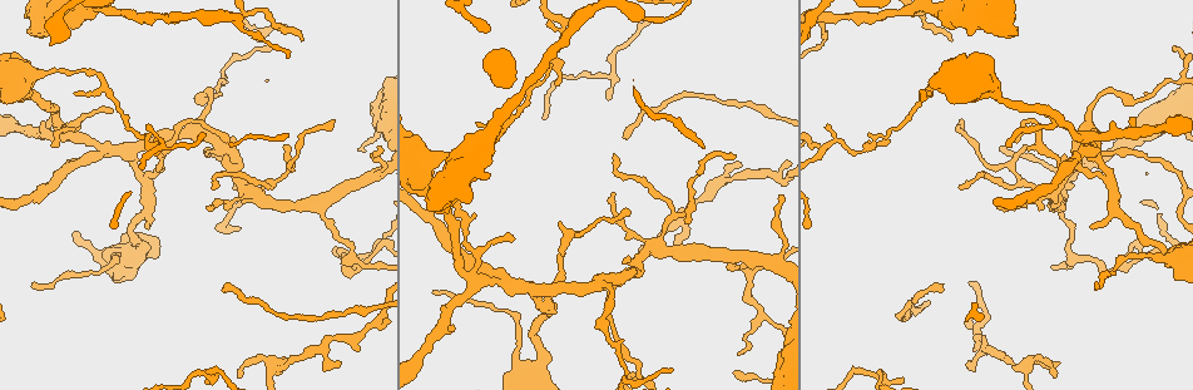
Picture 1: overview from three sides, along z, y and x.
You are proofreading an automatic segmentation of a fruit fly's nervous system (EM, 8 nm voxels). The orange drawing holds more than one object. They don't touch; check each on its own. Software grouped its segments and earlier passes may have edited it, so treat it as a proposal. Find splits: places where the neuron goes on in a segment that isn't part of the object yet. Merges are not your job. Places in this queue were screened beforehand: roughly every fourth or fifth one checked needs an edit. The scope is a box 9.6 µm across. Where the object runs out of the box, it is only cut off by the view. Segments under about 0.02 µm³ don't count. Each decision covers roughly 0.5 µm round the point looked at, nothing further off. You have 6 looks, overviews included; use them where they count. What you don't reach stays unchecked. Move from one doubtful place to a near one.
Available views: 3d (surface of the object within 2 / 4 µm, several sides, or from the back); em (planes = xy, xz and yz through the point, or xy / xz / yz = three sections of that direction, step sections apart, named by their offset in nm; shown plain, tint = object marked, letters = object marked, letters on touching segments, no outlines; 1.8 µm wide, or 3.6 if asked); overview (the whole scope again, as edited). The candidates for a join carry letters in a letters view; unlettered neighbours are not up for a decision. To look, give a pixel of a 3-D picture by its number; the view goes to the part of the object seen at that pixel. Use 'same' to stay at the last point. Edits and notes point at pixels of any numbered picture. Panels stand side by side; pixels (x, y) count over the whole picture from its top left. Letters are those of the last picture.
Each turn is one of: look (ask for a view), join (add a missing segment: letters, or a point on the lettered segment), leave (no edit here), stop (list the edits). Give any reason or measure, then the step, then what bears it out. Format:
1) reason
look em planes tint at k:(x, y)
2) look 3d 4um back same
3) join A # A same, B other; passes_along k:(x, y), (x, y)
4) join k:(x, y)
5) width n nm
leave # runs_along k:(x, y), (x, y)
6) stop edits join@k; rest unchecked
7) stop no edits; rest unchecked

four or more arms meet
look em yz step 8 tint at 1:(1085, 134)

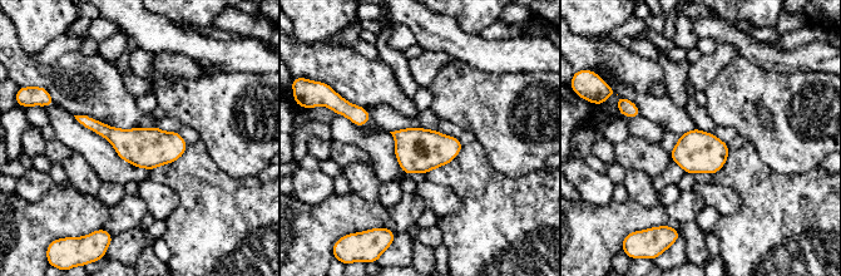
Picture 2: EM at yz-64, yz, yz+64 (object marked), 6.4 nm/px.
cut it another way
look em planes tint same

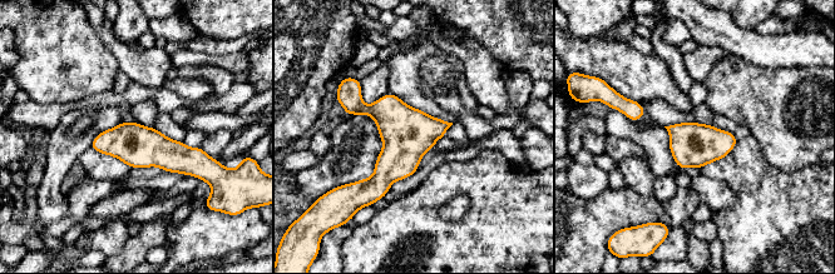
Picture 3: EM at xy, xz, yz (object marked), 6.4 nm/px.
what lies round it
look em planes letters same

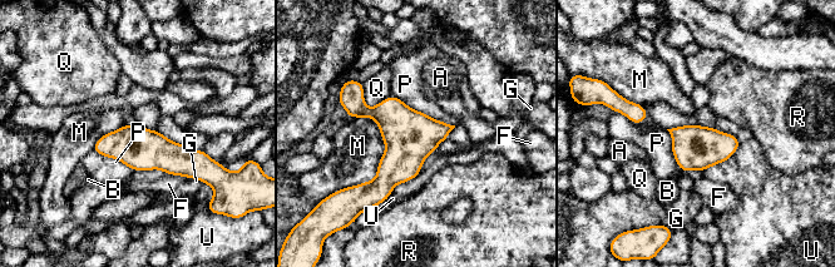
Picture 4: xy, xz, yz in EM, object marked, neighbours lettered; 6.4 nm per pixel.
leave # A other, B other, F other, G other, M other, P other, Q other, R other, U other; runs_along 4:(97, 147), (137, 147), (206, 163); none of them fits

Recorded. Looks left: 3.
abrupt turn
look 3d 2um at 1:(356, 268)

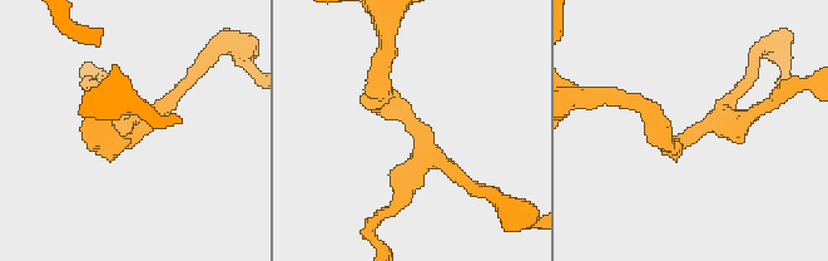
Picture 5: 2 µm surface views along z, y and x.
look em planes plain at 5:(429, 145)

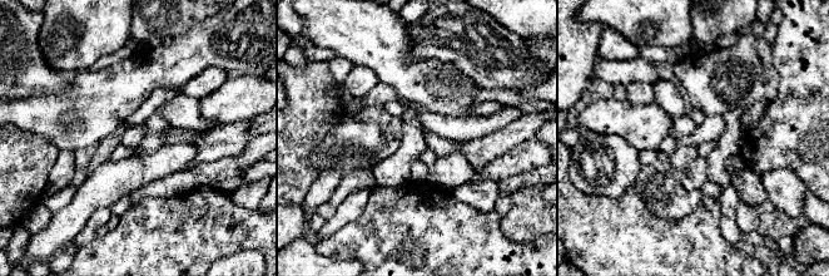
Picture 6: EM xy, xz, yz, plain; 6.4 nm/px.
see the neighbours
look em planes letters same

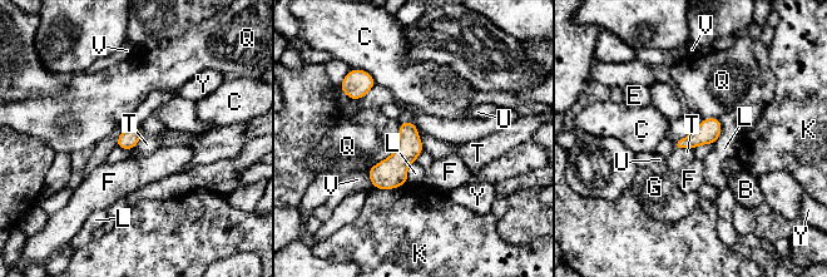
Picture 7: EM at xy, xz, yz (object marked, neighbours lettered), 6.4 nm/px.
width 130 nm; longest_contact K 240 nm
leave # B other, C other, E other, F other, G other, K other, L other, Q other, T other, U other, V other, Y other; no lettered segment goes on from it

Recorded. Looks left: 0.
stop no edits; rest unchecked

